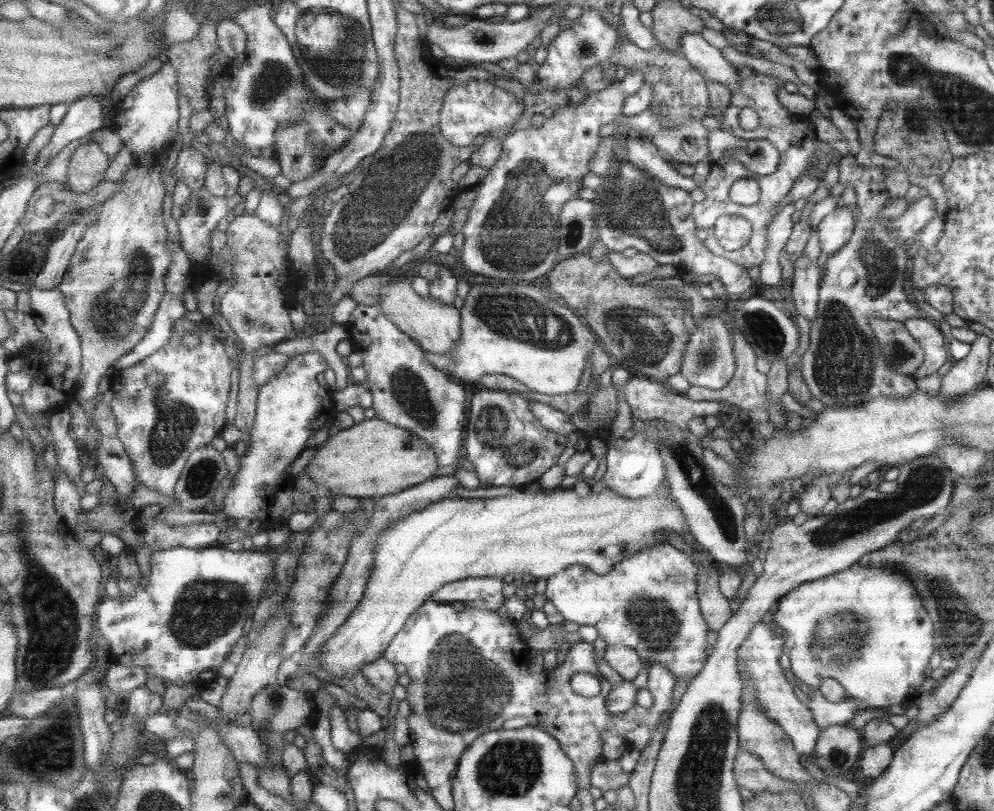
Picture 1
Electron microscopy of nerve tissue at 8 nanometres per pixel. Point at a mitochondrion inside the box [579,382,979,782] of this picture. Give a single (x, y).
(924, 482)

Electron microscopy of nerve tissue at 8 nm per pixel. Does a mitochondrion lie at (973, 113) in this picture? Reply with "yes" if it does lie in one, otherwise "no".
yes

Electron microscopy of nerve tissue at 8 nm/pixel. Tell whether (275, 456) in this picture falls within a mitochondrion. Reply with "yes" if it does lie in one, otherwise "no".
yes

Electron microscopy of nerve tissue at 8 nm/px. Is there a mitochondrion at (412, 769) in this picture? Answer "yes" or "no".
no

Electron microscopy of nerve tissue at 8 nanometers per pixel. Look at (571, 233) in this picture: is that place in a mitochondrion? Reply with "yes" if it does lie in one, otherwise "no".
yes

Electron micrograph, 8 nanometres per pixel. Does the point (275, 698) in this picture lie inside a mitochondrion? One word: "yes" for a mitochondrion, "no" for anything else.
yes

